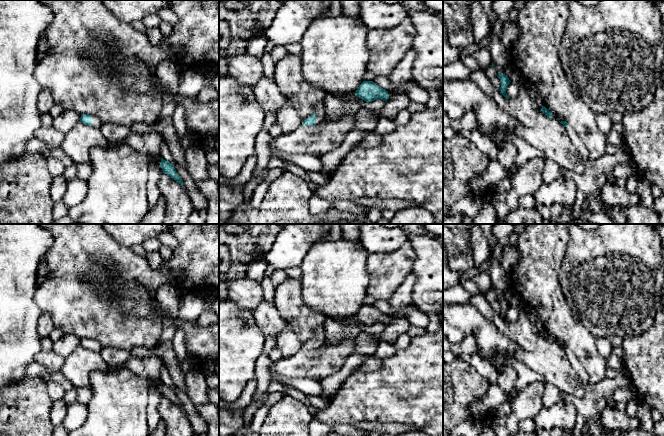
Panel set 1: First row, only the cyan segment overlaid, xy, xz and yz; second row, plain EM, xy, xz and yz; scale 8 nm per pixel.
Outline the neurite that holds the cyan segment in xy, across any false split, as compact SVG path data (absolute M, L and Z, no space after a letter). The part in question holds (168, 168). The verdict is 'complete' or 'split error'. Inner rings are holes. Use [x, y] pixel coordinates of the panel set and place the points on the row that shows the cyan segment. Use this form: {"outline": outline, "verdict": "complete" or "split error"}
{"outline": "M161 158L160 166L161 166L164 174L167 174L172 179L176 180L179 184L181 184L183 186L183 181L180 178L180 176L178 175L178 173L176 172L174 165L172 163Z", "verdict": "complete"}

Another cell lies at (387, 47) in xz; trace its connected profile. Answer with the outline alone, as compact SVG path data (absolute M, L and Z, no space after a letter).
M407 16L398 26L369 29L366 44L369 50L367 71L389 77L393 69L413 47L416 29Z

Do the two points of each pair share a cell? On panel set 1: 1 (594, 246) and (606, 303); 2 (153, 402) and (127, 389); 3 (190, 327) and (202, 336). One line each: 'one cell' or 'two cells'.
1: one cell
2: two cells
3: one cell

